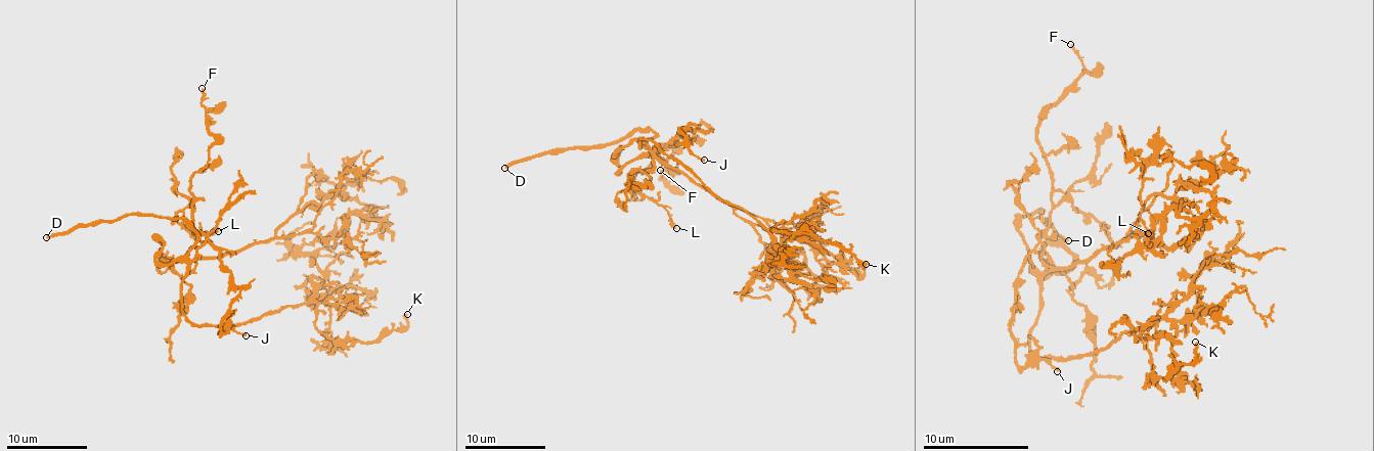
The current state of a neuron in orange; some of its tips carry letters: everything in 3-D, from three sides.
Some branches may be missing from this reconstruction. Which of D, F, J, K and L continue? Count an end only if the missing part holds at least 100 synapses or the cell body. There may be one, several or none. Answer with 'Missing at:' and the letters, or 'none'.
Missing at: D

